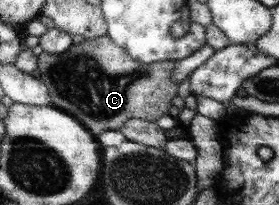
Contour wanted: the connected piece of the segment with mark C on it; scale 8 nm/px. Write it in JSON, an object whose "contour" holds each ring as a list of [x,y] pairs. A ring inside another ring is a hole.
{"contour":[[[107,35],[73,44],[61,54],[43,52],[38,56],[39,79],[47,85],[54,106],[72,114],[97,134],[119,131],[130,118],[156,121],[169,114],[179,90],[172,77],[174,64],[176,61],[168,60],[149,64],[139,62]]]}

